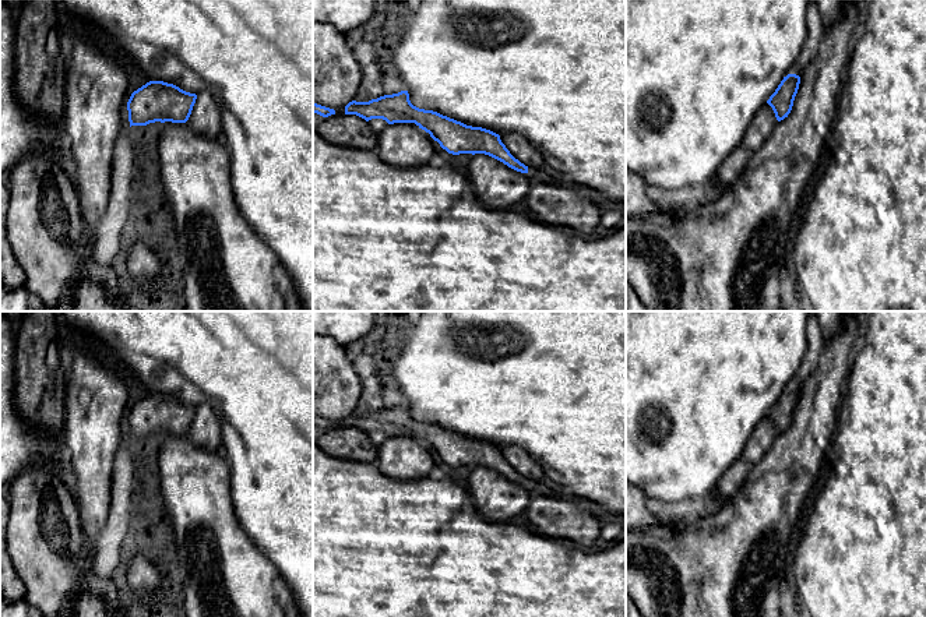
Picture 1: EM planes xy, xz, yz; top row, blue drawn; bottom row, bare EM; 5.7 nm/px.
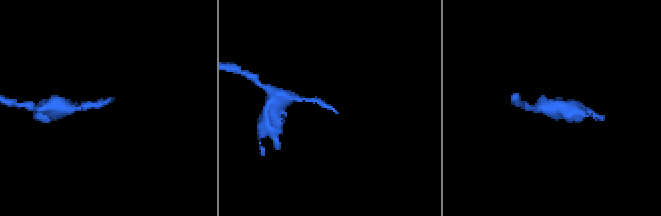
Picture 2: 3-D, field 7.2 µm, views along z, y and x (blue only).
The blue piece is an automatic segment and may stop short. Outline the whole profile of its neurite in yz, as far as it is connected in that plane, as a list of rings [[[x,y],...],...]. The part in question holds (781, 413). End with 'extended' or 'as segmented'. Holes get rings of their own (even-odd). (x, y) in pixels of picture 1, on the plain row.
[[[795,374],[785,385],[784,392],[775,405],[767,413],[767,416],[772,420],[778,434],[788,430],[792,423],[793,413],[799,402],[802,384],[803,380]]] | extended

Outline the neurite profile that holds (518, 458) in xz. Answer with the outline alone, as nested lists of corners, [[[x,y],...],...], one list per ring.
[[[511,444],[501,445],[499,448],[501,455],[515,472],[525,479],[542,482],[545,477],[543,466],[539,465],[525,448]]]

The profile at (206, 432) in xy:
[[[214,405],[198,406],[184,437],[204,451],[216,452],[222,443],[222,424],[216,408]]]

